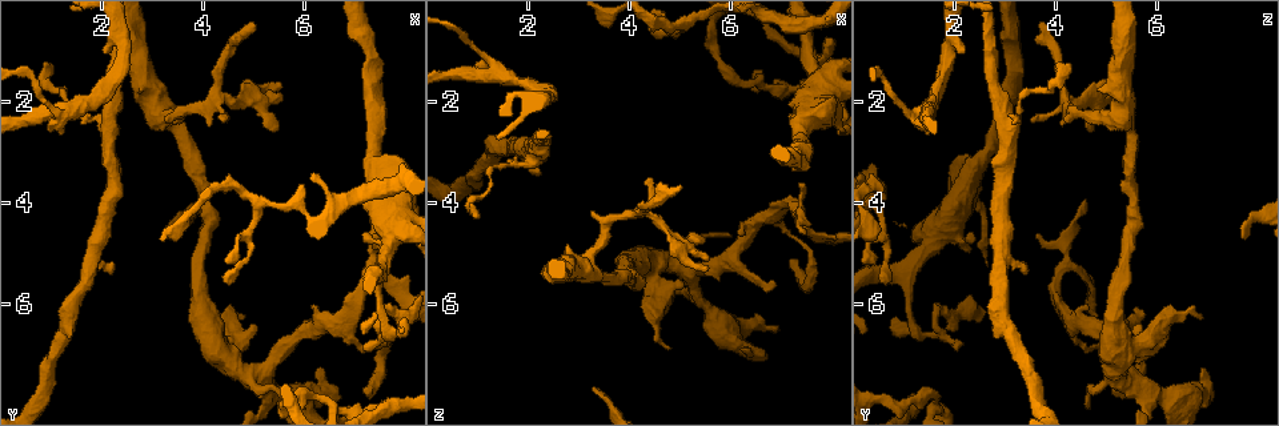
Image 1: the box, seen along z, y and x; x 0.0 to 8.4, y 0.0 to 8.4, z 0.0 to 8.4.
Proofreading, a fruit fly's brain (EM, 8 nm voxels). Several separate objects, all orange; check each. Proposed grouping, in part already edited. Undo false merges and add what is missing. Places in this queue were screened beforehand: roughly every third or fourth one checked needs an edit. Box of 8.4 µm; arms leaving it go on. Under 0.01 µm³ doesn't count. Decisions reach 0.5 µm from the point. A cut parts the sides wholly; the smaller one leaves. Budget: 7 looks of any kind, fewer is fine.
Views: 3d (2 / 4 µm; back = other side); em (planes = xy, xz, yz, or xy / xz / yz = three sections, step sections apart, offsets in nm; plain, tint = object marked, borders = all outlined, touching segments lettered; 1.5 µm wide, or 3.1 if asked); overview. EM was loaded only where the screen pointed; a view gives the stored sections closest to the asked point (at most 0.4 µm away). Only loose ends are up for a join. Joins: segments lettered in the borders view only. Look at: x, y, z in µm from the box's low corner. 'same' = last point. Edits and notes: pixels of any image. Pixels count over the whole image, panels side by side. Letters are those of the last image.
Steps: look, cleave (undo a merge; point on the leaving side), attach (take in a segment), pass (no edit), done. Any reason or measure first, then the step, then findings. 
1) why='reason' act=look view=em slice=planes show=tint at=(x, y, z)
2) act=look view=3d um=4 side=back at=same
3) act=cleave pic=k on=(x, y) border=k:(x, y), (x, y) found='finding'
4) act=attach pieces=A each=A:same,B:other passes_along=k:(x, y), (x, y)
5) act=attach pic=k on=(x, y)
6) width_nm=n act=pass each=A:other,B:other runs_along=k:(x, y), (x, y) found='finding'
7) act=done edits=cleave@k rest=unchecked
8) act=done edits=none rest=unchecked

why='thin end' act=look view=em slice=xy step=4 show=borders at=(7.30, 4.55, 2.40)

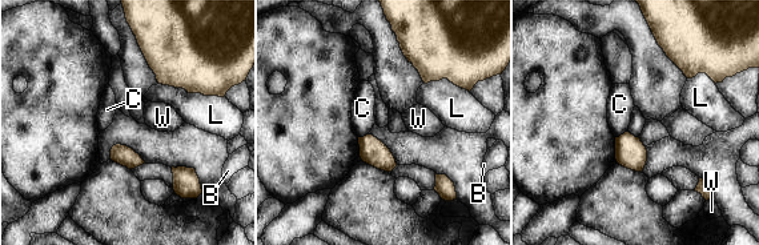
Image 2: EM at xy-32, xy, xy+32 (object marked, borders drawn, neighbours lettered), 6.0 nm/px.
act=look view=em slice=planes show=borders at=same

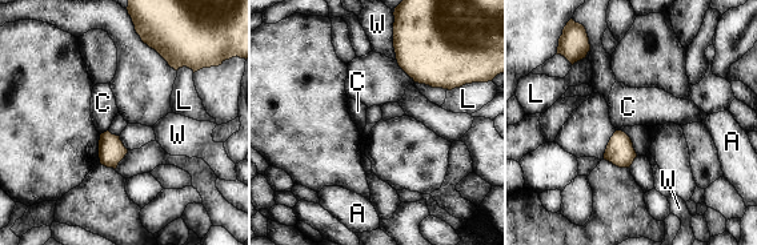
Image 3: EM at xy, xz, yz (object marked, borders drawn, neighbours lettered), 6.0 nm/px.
width_nm=140 act=pass each=A:other,C:other,L:other,W:other border=3:(107, 129), (100, 135) found='none of them fits'

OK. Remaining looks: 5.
why='free end' act=look view=em slice=planes show=tint at=(5.05, 6.45, 5.70)

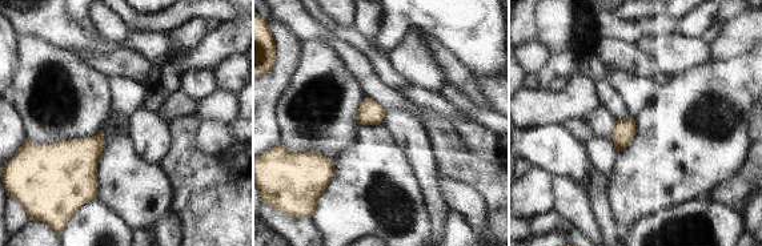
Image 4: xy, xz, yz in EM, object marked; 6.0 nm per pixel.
act=look view=em slice=planes show=borders at=same

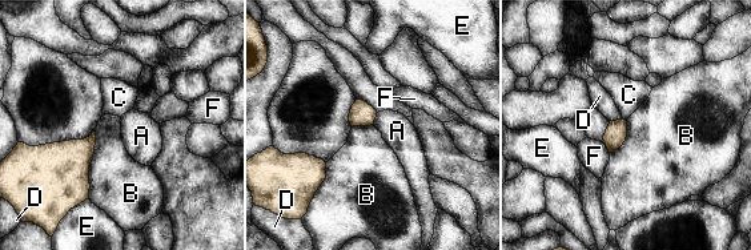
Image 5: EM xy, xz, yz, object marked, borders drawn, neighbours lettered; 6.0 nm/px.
act=pass each=A:other,B:other,C:other,D:other,E:other,F:other border=5:(95, 130), (88, 197) found='none of them fits'

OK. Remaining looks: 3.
why='tapers out' act=look view=em slice=xy step=4 show=borders at=(4.40, 5.55, 0.60)

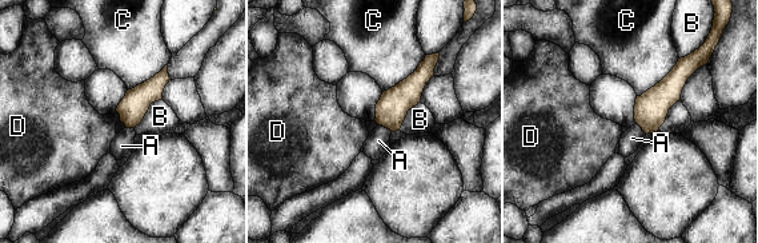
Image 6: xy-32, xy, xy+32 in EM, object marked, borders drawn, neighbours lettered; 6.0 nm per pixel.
why='another direction' act=look view=em slice=yz step=4 show=borders at=same

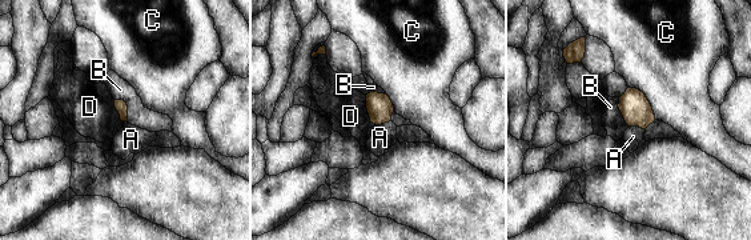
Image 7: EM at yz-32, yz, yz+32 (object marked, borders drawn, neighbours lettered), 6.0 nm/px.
act=pass each=A:other,B:other,C:other,D:other border=7:(365, 95), (365, 108), (370, 122) found='none of them fits'

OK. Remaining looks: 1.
act=done edits=none rest=unchecked

